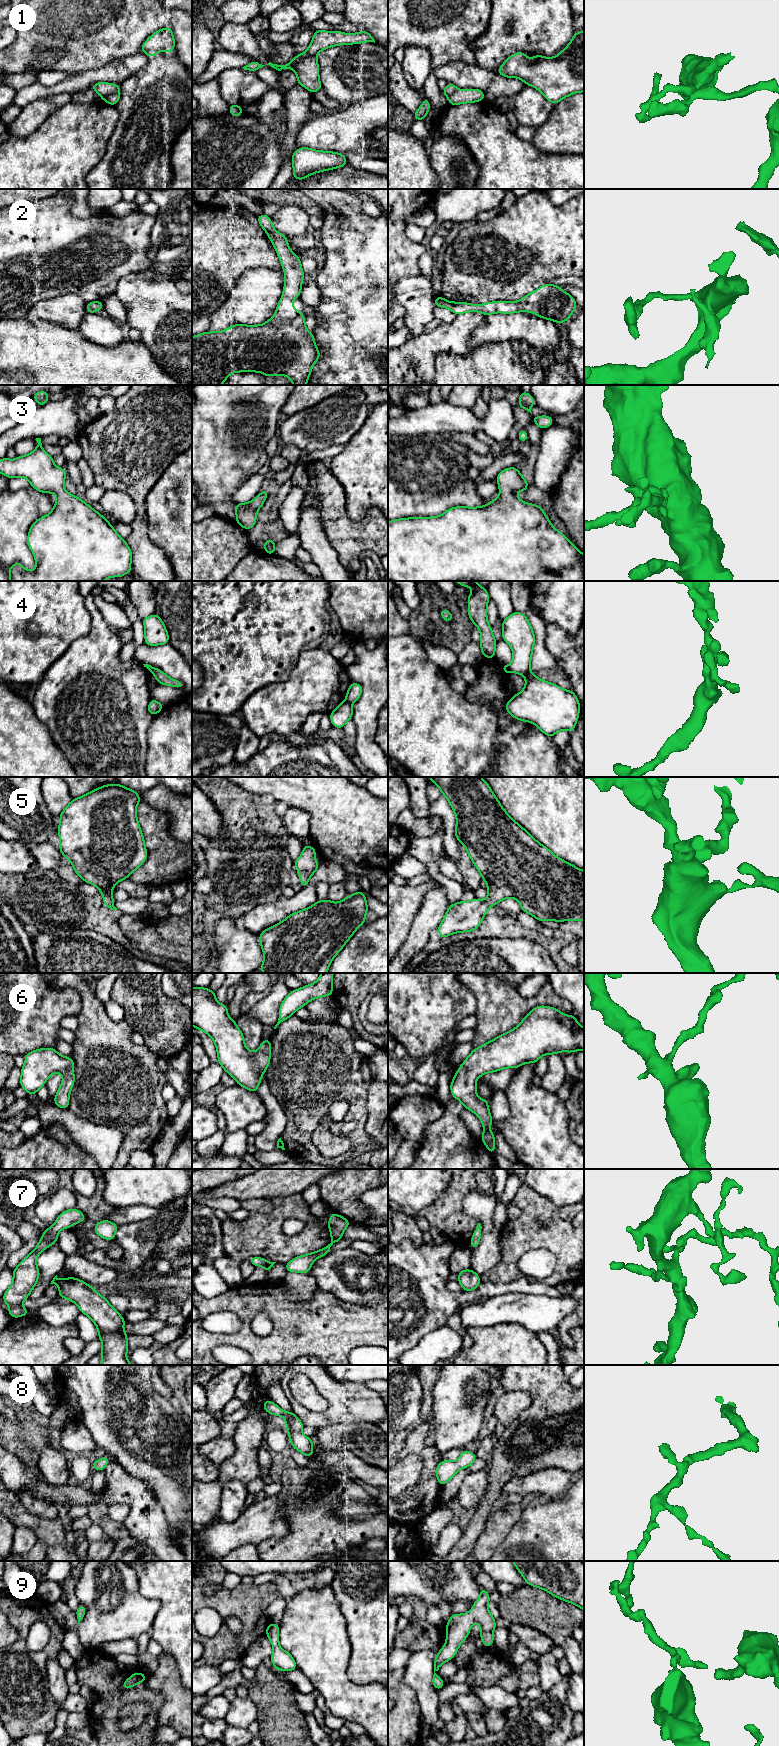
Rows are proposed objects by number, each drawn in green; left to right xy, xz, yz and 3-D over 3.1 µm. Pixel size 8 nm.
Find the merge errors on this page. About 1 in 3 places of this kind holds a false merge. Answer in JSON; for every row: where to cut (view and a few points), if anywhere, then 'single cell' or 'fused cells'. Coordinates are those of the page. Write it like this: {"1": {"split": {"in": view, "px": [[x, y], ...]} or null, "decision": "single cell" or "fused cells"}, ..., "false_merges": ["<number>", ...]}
{"1": {"split": {"in": "xz", "px": [[315, 55], [303, 58], [292, 68]]}, "decision": "fused cells"}, "2": {"split": null, "decision": "single cell"}, "3": {"split": null, "decision": "single cell"}, "4": {"split": {"in": "xz", "px": [[345, 701], [350, 704]]}, "decision": "fused cells"}, "5": {"split": null, "decision": "single cell"}, "6": {"split": null, "decision": "single cell"}, "7": {"split": null, "decision": "single cell"}, "8": {"split": null, "decision": "single cell"}, "9": {"split": null, "decision": "single cell"}, "false_merges": ["1", "4"]}

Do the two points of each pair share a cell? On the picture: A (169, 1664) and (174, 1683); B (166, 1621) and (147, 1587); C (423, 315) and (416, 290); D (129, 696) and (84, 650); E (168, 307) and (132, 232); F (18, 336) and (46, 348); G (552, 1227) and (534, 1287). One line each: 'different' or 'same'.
A: same
B: same
C: same
D: same
E: different
F: same
G: different

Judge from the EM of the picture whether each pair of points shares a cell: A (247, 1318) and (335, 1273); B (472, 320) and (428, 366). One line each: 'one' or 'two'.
A: two
B: one

